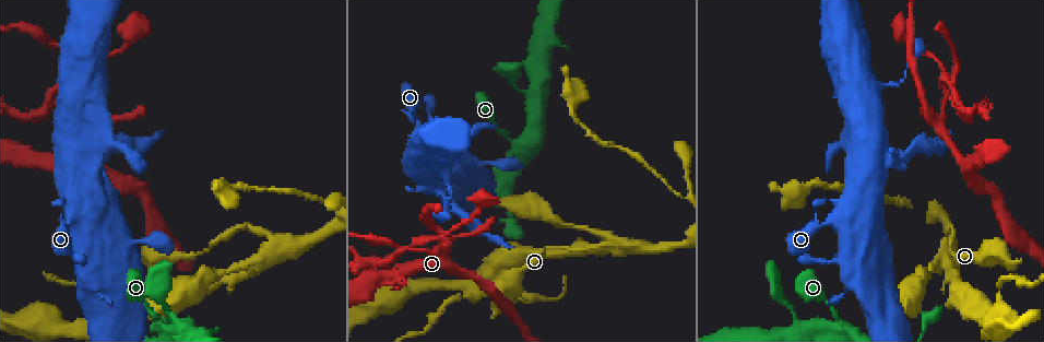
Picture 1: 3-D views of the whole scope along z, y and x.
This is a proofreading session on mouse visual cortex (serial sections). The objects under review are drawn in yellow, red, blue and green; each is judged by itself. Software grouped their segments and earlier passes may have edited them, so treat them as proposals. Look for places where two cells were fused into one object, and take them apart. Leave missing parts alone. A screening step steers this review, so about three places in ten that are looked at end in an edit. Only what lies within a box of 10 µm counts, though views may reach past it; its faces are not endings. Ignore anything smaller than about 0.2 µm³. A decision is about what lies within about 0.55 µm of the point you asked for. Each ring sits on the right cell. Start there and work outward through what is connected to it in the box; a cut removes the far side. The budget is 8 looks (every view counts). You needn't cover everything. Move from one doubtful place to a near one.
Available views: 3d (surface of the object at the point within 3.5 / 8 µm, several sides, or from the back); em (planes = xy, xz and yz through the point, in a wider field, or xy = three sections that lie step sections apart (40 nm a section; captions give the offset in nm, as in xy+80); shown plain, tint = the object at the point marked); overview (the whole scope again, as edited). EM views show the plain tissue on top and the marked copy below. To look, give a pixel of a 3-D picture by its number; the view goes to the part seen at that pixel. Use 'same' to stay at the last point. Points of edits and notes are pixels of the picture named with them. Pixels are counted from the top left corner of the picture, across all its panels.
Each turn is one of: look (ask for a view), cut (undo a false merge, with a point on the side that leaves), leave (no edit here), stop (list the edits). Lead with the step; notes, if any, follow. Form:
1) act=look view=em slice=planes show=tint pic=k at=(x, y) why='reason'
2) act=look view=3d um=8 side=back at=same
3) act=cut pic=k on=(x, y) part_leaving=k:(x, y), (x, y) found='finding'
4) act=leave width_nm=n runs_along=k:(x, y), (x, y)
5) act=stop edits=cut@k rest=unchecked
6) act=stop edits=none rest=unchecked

act=look view=3d um=3.5 pic=1 at=(74, 215) why='thick turns thin'

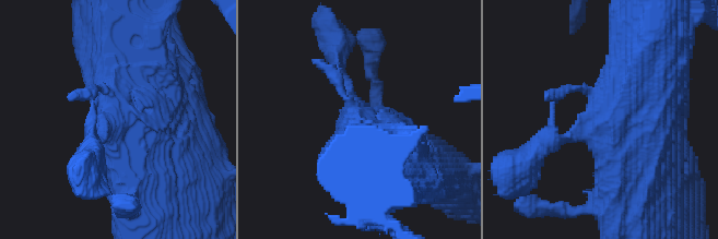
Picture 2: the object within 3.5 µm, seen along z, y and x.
act=look view=em slice=planes show=tint pic=2 at=(116, 113) why='need the tissue'

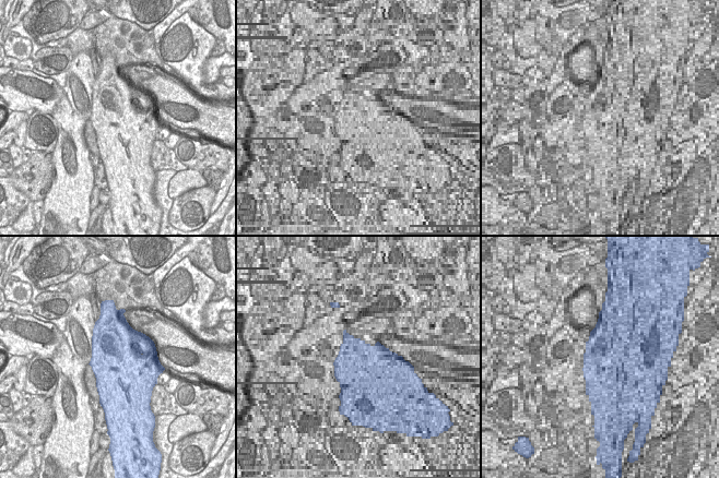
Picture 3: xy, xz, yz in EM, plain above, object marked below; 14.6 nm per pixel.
act=leave runs_along=2:(579, 129), (640, 85), (651, 25) found='all the same cell'

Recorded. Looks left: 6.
act=look view=3d um=3.5 side=back pic=1 at=(889, 157) why='sudden change in width'

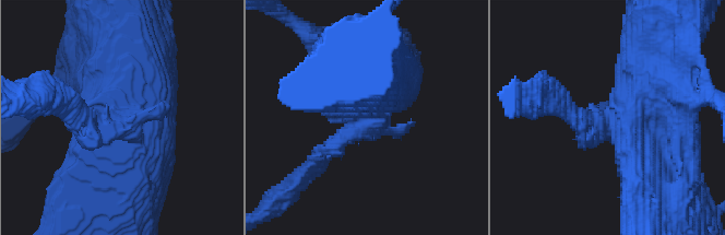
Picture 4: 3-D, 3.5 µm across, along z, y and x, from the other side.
act=look view=em slice=planes show=tint pic=4 at=(368, 121) why='shape alone is not enough'

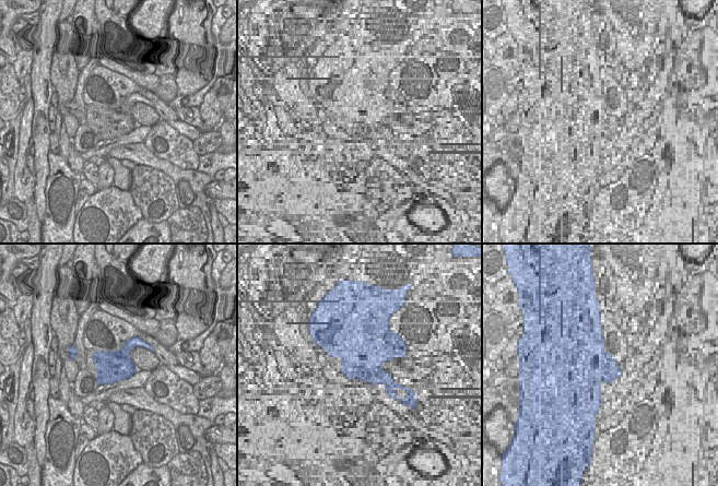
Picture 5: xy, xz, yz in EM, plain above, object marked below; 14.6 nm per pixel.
act=cut pic=4 on=(311, 163) width_nm=460 part_leaving=4:(342, 137), (275, 201) found='a second cell is stuck on'

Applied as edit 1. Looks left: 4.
act=look view=overview

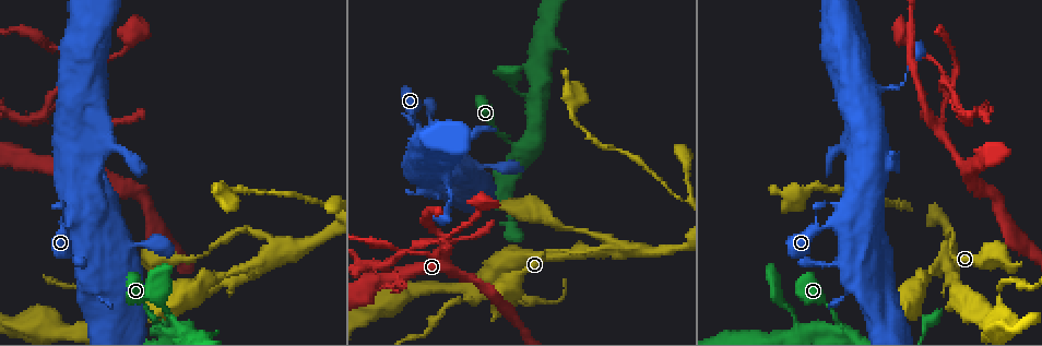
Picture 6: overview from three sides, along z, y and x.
act=look view=3d um=3.5 pic=6 at=(940, 129) why='three-way junction'

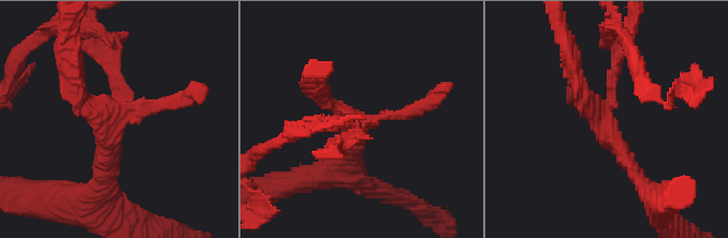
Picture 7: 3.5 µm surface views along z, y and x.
act=look view=em slice=xy step=1 show=tint pic=7 at=(604, 123) why='shape alone is not enough'

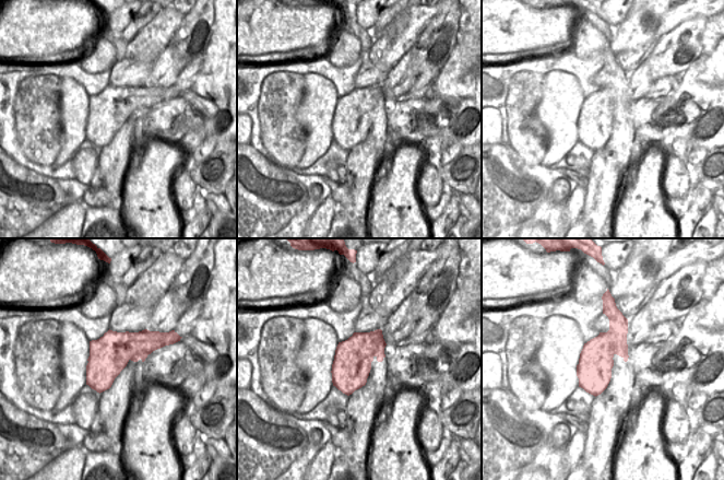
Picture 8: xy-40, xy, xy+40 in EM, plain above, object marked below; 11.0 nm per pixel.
act=cut pic=7 on=(113, 66) part_leaving=7:(106, 130), (119, 76), (103, 33) found='a second cell is stuck on'

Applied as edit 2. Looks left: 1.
act=stop edits=cut@4,cut@7 rest=unchecked

